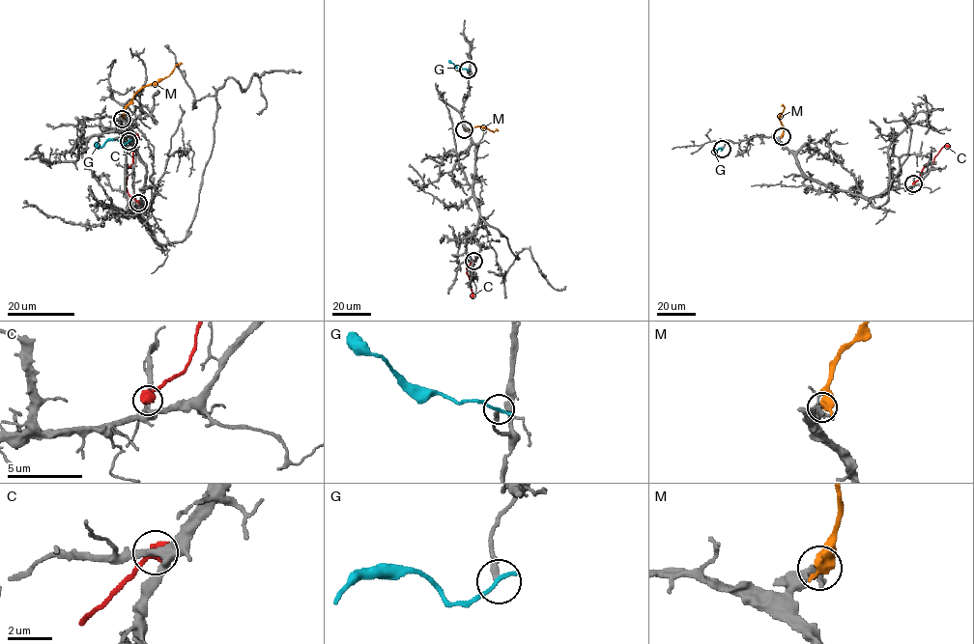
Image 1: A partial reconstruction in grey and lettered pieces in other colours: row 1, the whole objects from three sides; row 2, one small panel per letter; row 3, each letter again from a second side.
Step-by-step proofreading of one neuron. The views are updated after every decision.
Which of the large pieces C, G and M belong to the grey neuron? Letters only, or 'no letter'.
no letter

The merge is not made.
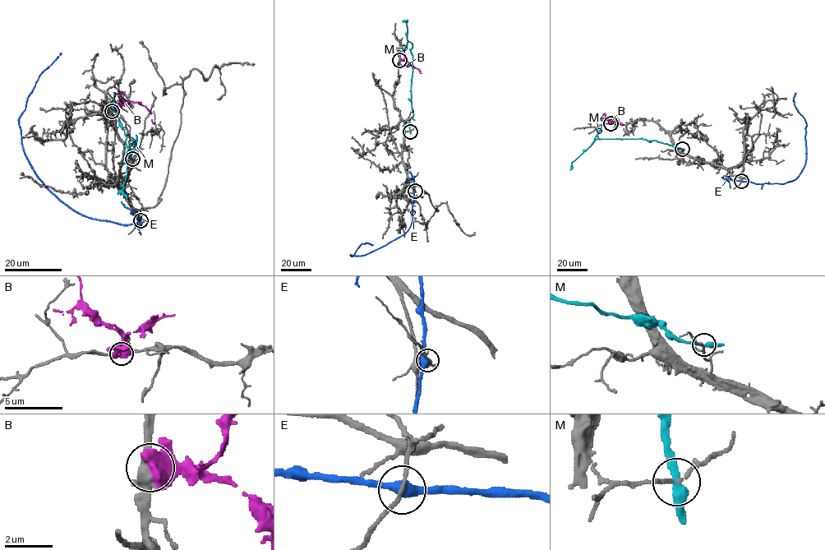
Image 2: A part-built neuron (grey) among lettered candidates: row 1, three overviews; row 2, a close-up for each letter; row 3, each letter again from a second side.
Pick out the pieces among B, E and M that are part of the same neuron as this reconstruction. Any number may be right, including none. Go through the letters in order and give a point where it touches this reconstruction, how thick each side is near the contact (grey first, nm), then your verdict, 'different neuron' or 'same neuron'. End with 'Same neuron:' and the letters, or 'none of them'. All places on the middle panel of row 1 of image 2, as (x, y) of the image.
B: contact (399, 60); calibres 340 and 550 nm; different neuron
E: contact (415, 191); calibres 140 and 440 nm; different neuron
M: contact (410, 131); calibres 100 and 320 nm; different neuron
Same neuron: none of them

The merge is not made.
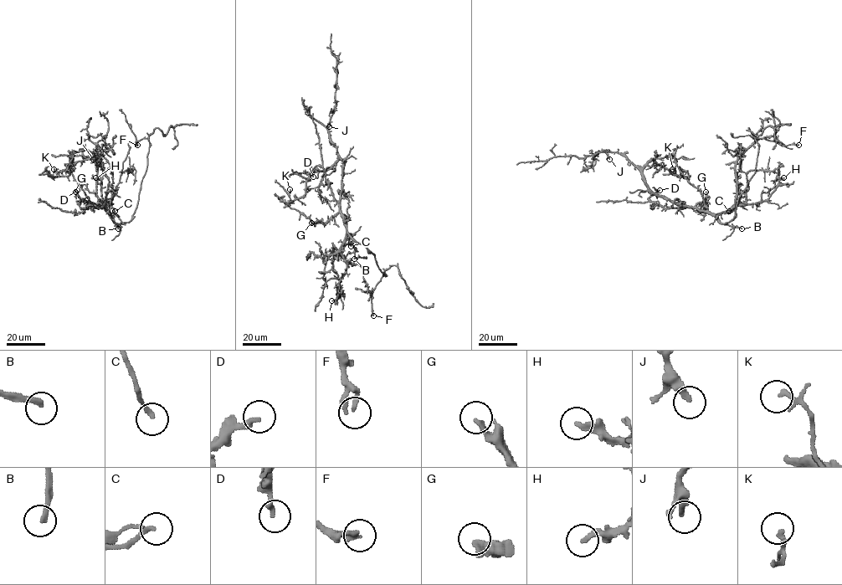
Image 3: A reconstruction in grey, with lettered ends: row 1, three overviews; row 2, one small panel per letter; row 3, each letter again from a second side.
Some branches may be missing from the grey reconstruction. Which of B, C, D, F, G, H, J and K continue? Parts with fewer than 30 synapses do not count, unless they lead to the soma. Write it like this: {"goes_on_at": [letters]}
{"goes_on_at": ["B", "G"]}

